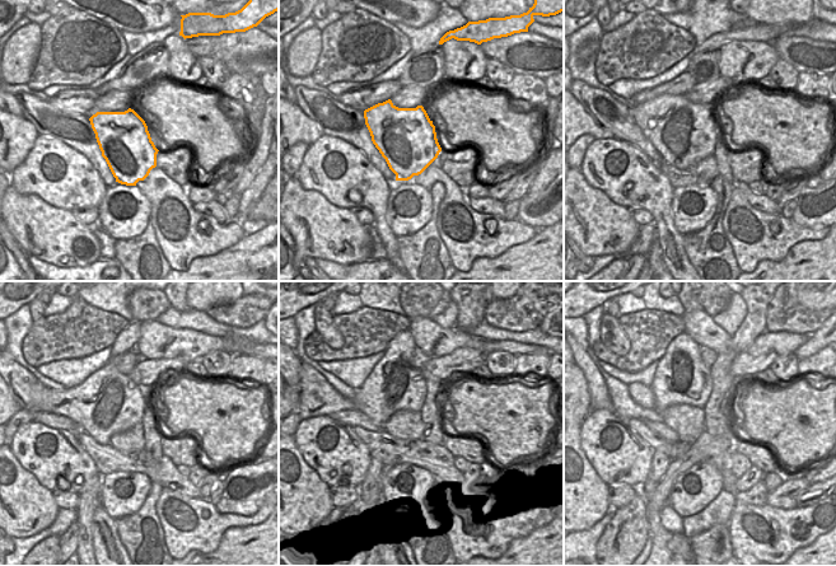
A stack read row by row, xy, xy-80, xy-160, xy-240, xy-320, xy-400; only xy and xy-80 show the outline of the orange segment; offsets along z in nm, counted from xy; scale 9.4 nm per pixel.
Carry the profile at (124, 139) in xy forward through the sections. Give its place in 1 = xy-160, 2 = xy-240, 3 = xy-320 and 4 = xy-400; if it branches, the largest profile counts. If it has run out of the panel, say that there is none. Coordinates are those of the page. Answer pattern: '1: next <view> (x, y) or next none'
1: next xy-160 (683, 132)
2: next xy-240 (107, 402)
3: next xy-320 (393, 384)
4: next xy-400 (681, 378)

